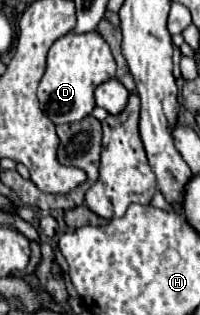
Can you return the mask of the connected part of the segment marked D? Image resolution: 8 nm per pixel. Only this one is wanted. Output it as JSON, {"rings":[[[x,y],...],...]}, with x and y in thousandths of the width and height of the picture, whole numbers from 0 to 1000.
{"rings":[[[345,98],[335,111],[295,117],[245,156],[235,225],[185,283],[205,346],[275,397],[405,384],[415,371],[455,365],[475,340],[465,314],[475,276],[565,244],[575,244],[575,187],[515,111],[485,98],[445,98],[435,111],[375,111],[375,98]]]}

